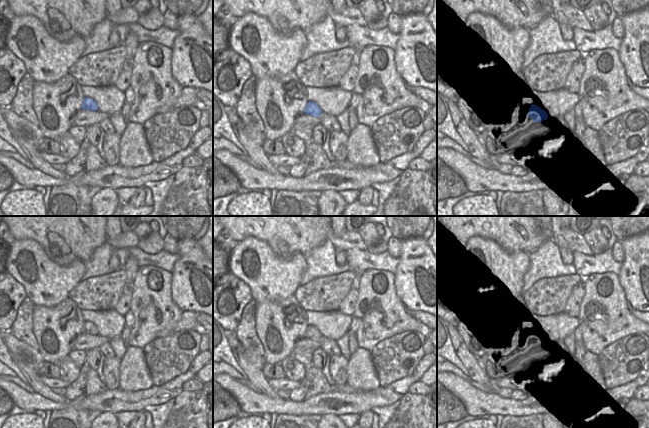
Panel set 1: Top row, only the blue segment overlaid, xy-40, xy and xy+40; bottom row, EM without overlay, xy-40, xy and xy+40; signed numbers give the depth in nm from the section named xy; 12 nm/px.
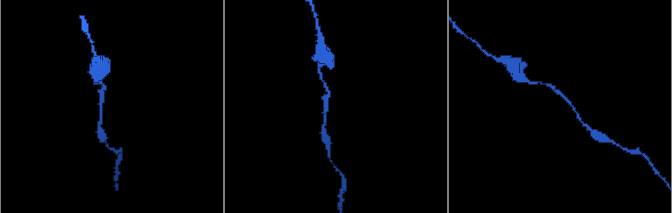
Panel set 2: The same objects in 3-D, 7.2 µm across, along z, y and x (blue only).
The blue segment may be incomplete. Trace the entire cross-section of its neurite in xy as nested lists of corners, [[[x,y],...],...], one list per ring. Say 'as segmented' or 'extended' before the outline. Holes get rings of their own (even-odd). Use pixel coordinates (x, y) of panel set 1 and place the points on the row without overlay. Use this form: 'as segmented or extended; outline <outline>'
as segmented; outline [[[309,325],[305,332],[305,338],[309,338],[313,341],[319,341],[322,338],[322,335],[315,326]]]

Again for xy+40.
as segmented; outline [[[534,328],[531,329],[528,340],[533,344],[533,346],[542,346],[548,342],[548,338],[539,330]]]

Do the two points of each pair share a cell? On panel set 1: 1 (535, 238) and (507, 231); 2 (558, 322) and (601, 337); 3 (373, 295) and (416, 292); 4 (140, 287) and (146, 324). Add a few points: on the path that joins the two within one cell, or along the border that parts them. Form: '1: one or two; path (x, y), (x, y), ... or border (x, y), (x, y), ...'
1: one; path (528, 238), (522, 232), (514, 231)
2: two; border (577, 318), (580, 324)
3: two; border (393, 274), (396, 295), (407, 311)
4: one; path (139, 296), (135, 304), (145, 315)

